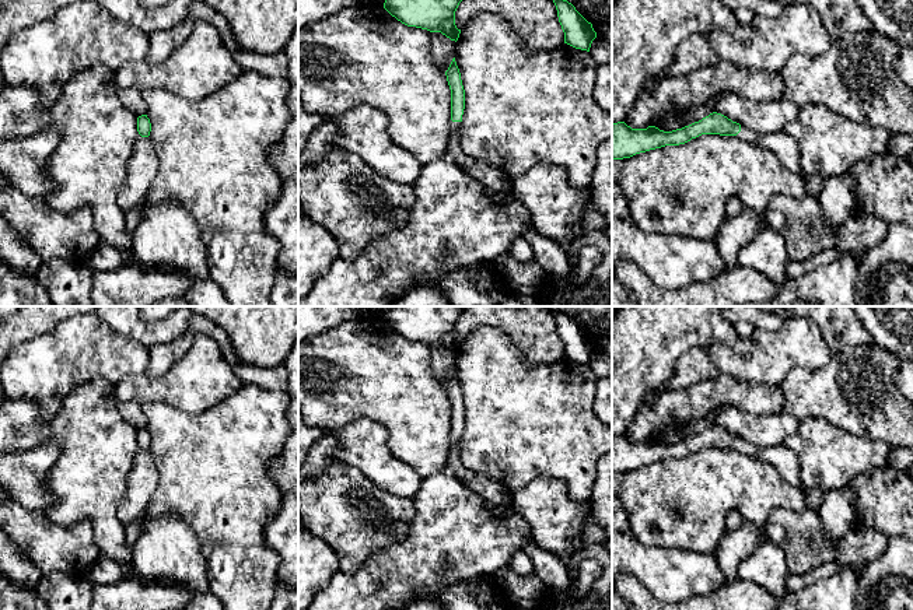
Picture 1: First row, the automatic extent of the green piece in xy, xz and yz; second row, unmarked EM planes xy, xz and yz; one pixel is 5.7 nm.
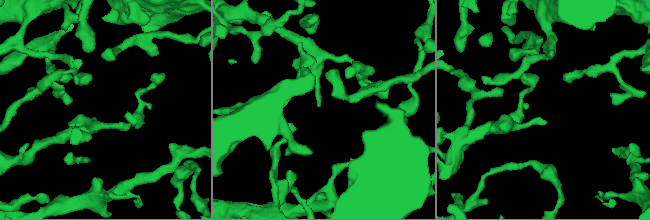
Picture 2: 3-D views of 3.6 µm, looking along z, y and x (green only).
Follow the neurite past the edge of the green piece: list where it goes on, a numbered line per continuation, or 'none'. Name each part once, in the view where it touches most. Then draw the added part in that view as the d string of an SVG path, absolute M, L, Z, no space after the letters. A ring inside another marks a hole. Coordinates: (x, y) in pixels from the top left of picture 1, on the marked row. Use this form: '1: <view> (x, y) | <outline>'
1: yz (786, 147) | M741 126L741 132L737 134L737 137L746 143L772 150L788 169L800 173L804 178L808 194L819 197L823 179L814 175L805 175L802 172L800 147L797 141L786 132L781 130L762 134Z

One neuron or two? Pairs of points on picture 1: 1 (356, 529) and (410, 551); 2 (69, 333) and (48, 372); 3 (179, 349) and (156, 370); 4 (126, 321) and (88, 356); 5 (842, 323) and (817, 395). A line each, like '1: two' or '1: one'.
1: two
2: one
3: one
4: two
5: two

